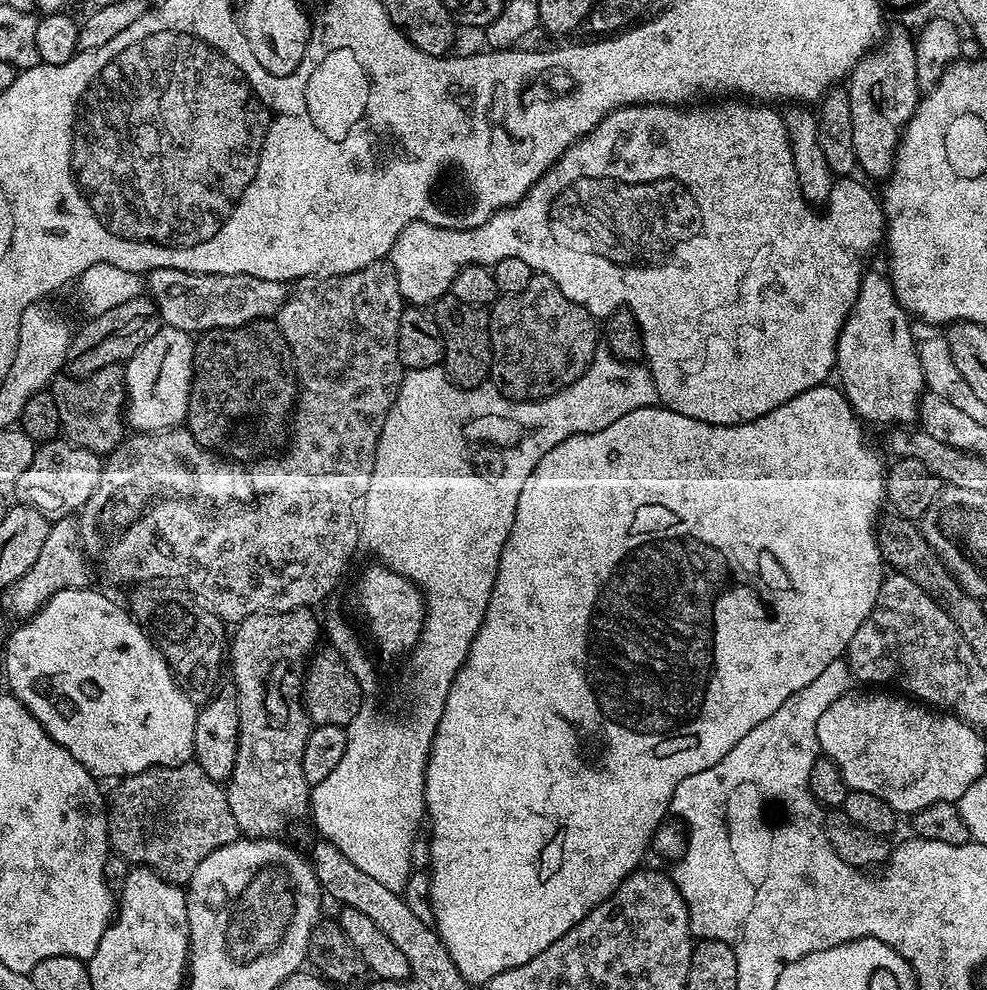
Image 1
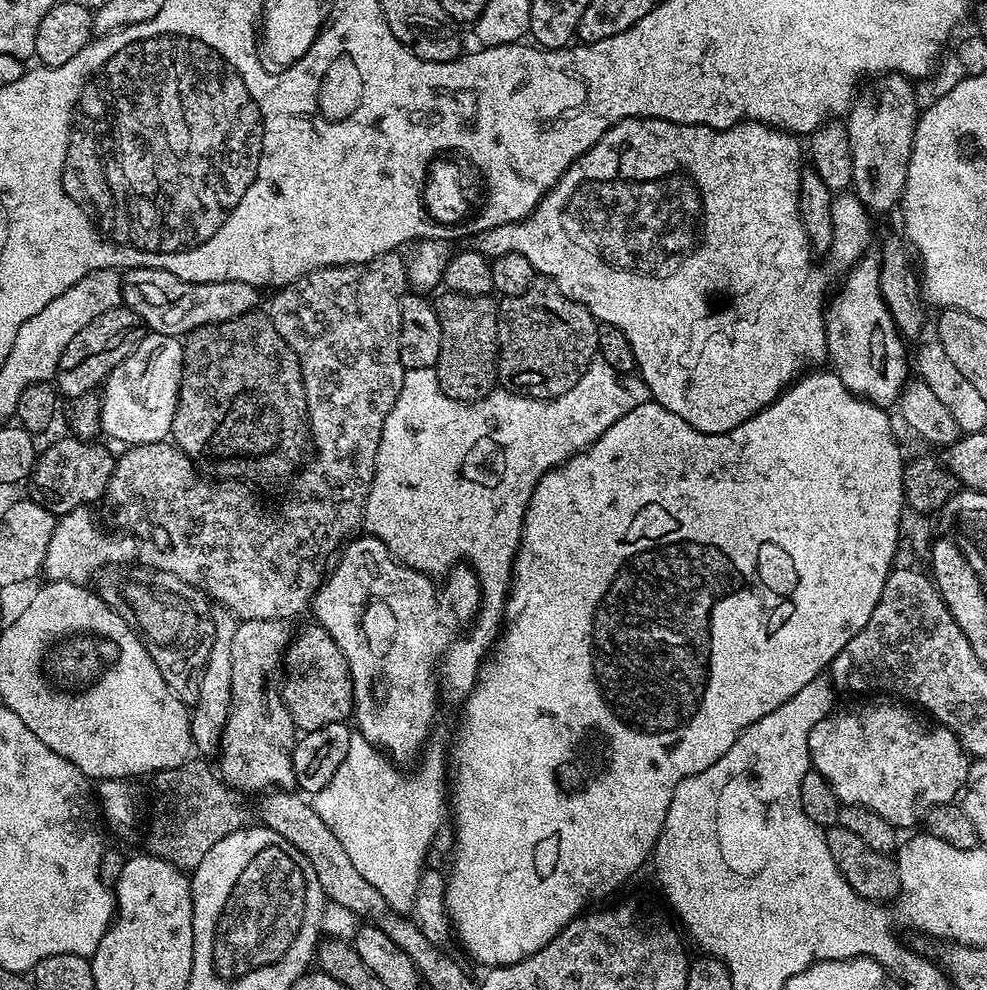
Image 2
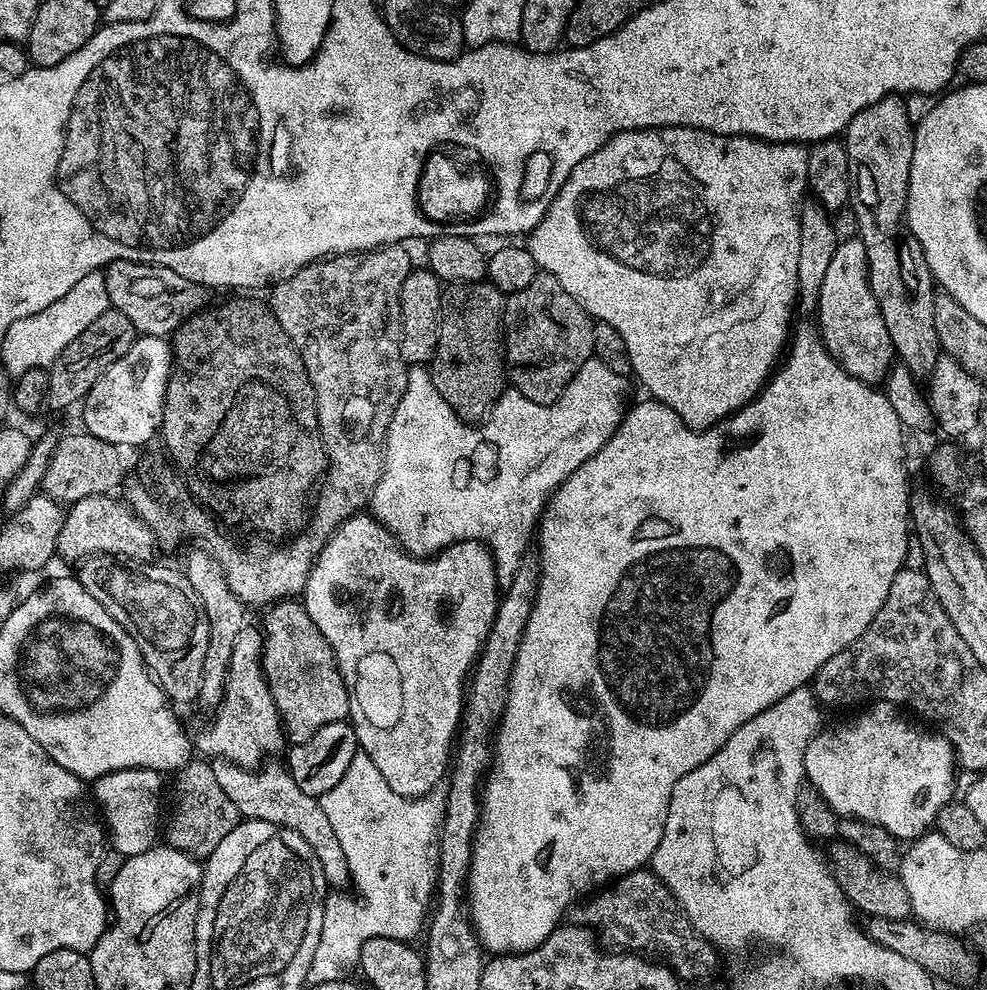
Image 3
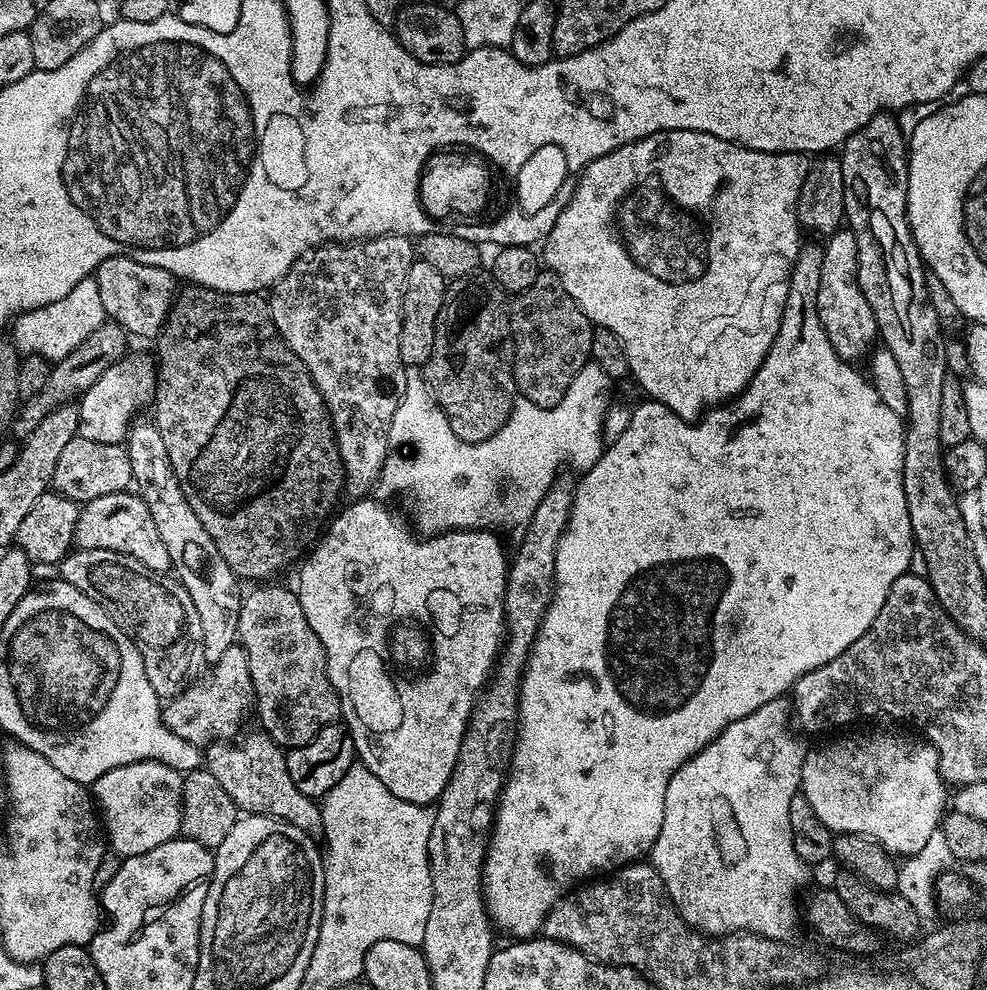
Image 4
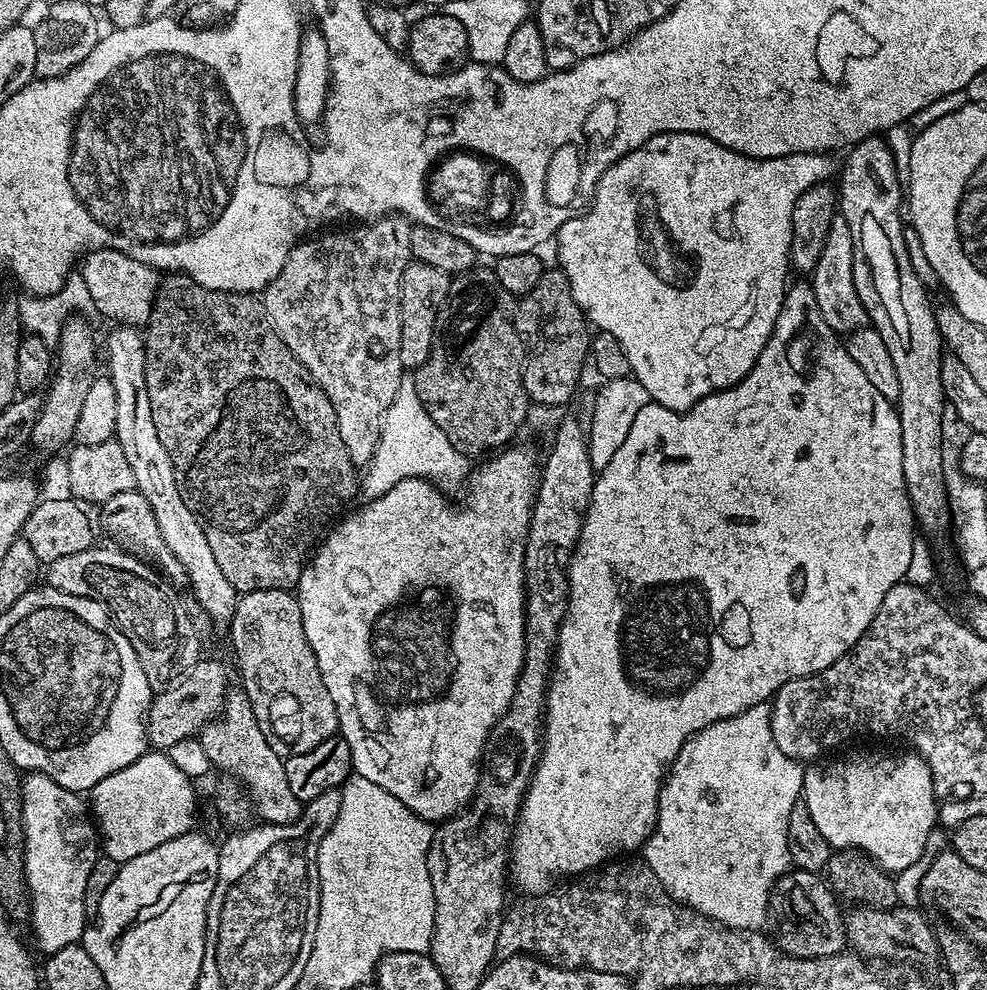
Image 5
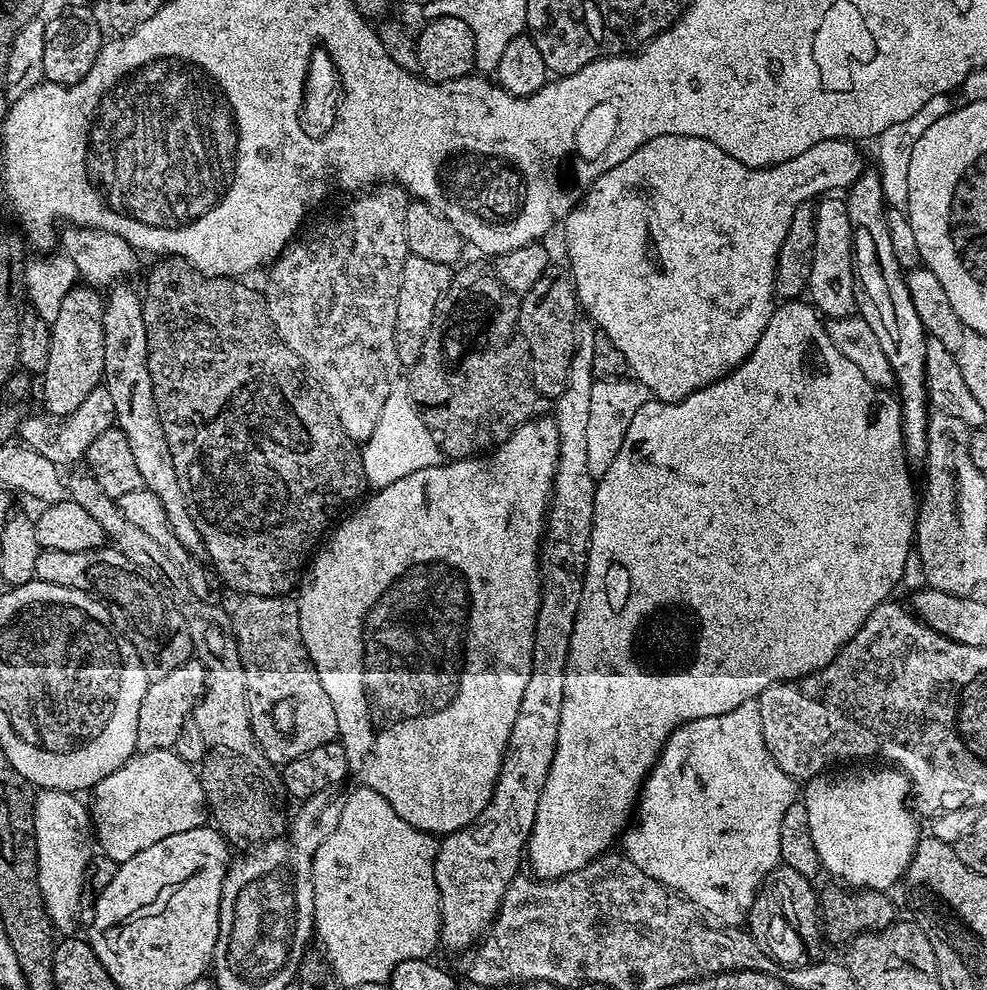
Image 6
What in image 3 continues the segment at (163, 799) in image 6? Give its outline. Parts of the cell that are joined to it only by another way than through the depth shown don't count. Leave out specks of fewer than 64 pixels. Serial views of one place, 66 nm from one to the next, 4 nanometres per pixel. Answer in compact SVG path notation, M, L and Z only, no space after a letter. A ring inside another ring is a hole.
M127 768L100 776L90 792L102 817L111 851L130 857L150 850L157 843L156 823L160 820L160 795L165 777L149 768Z

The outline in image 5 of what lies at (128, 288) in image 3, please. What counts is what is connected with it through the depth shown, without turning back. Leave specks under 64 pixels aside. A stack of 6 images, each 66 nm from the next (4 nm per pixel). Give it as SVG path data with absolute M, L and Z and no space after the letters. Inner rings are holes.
M96 248L83 257L78 274L90 290L92 308L95 311L100 311L108 320L116 320L112 322L133 326L147 325L162 279L157 269L146 262L138 262L138 258L130 258L130 254L114 248Z

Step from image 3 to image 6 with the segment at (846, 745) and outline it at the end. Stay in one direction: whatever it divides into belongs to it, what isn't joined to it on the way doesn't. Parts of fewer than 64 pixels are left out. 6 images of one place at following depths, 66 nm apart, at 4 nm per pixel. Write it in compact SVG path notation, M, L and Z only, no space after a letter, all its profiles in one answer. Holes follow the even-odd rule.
M895 766L880 767L884 768L860 768L857 772L814 776L803 785L802 802L806 806L806 815L810 817L810 838L814 838L814 850L818 850L821 869L849 889L873 888L876 892L887 893L892 890L888 888L903 881L922 831L916 825L917 813L909 804L907 776Z

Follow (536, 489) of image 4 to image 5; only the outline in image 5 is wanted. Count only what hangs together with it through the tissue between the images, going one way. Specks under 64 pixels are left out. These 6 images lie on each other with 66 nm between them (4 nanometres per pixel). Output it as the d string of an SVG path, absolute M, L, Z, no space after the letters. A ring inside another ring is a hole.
M406 374L402 378L398 394L394 394L394 402L390 402L384 415L378 446L366 465L366 471L370 479L380 480L381 489L394 486L406 478L430 480L441 490L456 488L459 484L461 487L467 481L470 475L469 457L463 456L436 425L434 418L430 418L416 393L415 375Z

